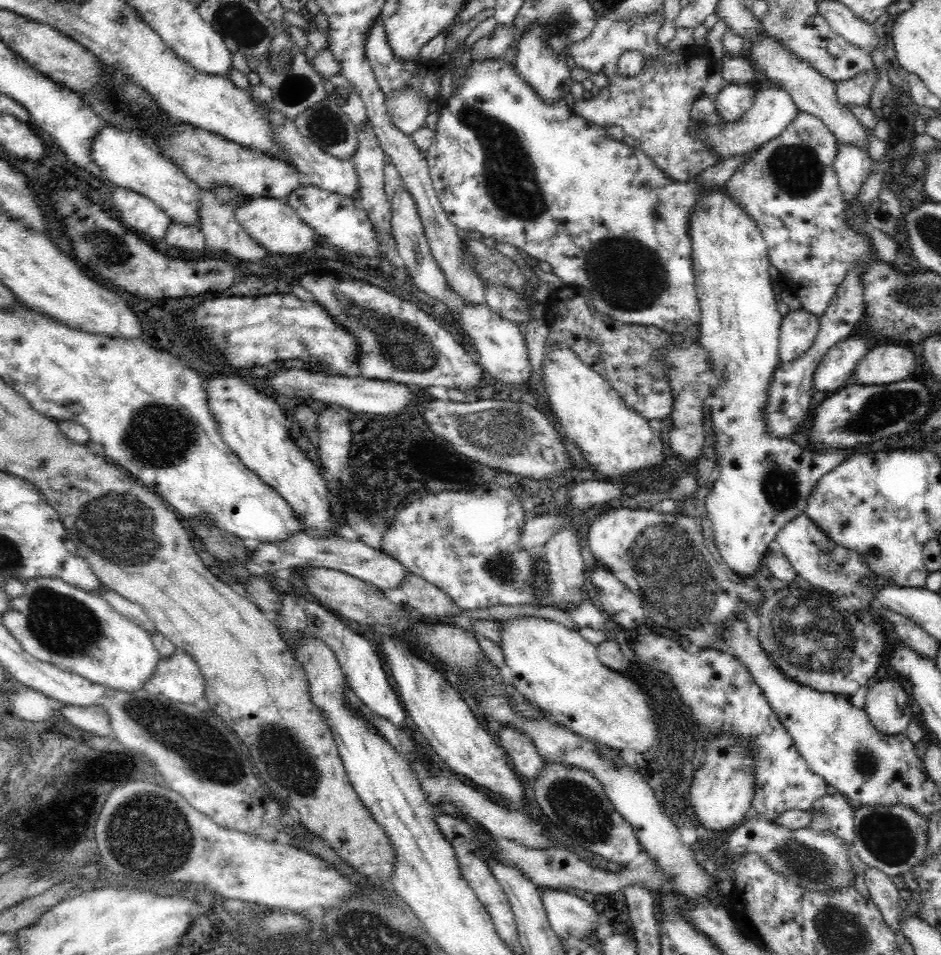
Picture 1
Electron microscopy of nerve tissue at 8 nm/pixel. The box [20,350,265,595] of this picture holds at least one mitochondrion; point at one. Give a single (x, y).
(118, 527)

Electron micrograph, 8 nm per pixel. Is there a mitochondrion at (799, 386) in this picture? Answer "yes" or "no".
no

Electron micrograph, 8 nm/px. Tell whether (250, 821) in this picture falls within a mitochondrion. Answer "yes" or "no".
no

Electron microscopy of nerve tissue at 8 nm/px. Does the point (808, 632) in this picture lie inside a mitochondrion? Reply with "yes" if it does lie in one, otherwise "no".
yes

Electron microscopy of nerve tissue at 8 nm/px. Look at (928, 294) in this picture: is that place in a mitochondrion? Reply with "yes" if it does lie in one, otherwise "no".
yes

